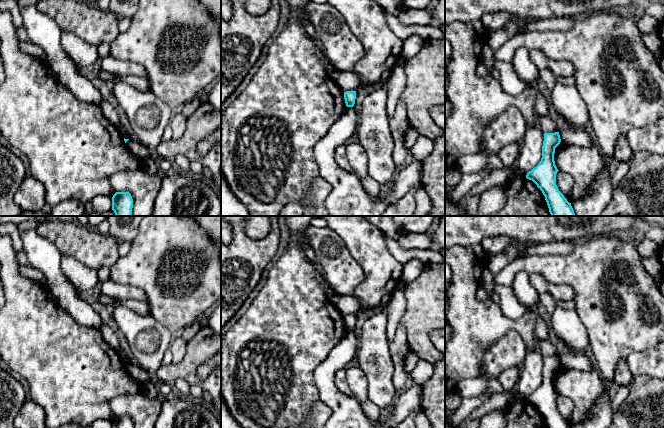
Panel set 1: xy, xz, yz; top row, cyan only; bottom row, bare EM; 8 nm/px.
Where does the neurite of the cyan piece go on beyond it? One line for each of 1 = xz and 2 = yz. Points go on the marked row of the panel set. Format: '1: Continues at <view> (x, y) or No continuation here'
1: No continuation here
2: No continuation here

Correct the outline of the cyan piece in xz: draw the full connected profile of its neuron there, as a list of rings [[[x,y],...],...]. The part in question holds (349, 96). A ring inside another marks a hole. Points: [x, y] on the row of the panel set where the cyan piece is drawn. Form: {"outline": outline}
{"outline": [[[356,91],[344,92],[344,99],[347,107],[353,107],[356,99]]]}

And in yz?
{"outline": [[[559,132],[544,133],[542,158],[539,164],[529,171],[526,178],[532,180],[542,191],[551,216],[576,216],[571,203],[559,191],[556,185],[555,148],[560,144]]]}

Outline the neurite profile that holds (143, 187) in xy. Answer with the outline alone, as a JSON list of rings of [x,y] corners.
[[[141,169],[120,171],[109,176],[115,192],[129,192],[133,199],[132,216],[151,216],[156,197],[160,191],[162,177],[148,174]]]

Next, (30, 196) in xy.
[[[26,176],[14,195],[14,201],[22,211],[41,211],[46,203],[45,197],[45,187],[34,177]]]

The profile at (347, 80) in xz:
[[[353,70],[340,71],[337,79],[334,80],[336,85],[343,91],[356,91],[358,89],[360,80]]]

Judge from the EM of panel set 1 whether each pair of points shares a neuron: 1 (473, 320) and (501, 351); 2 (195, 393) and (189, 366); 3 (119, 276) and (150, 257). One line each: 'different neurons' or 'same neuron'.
1: different neurons
2: different neurons
3: same neuron

